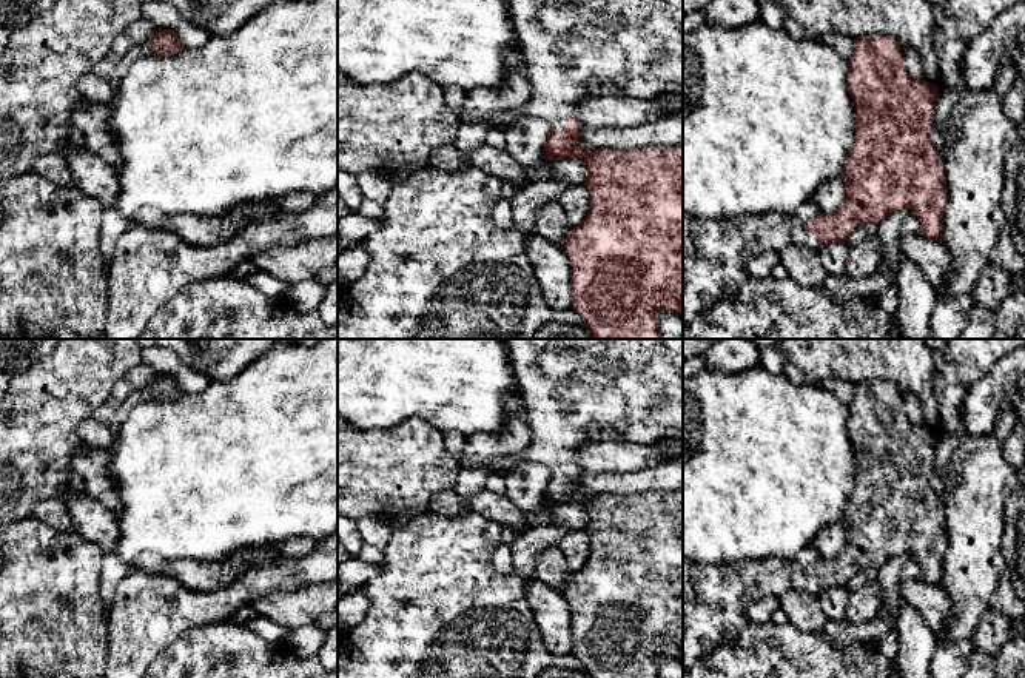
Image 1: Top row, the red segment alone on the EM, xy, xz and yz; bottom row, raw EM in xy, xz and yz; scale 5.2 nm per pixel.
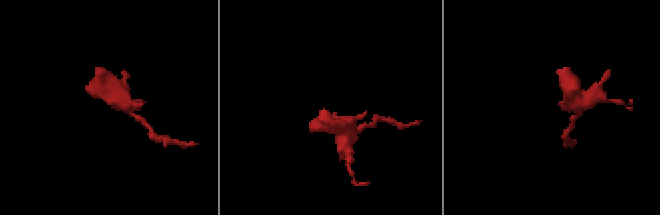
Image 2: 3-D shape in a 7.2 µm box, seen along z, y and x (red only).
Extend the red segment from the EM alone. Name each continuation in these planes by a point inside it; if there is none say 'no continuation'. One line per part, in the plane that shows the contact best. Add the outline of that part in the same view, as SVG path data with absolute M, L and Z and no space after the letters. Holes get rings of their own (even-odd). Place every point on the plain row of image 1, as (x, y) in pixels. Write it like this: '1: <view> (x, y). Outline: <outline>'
1: yz (715, 597). Outline: M683 558L683 676L698 658L738 638L754 602L788 590L817 595L817 581L795 559L700 564Z

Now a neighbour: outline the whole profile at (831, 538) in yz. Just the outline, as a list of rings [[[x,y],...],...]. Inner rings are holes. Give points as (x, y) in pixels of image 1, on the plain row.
[[[842,522],[825,525],[812,544],[822,558],[831,559],[840,555],[846,542],[846,532]]]

